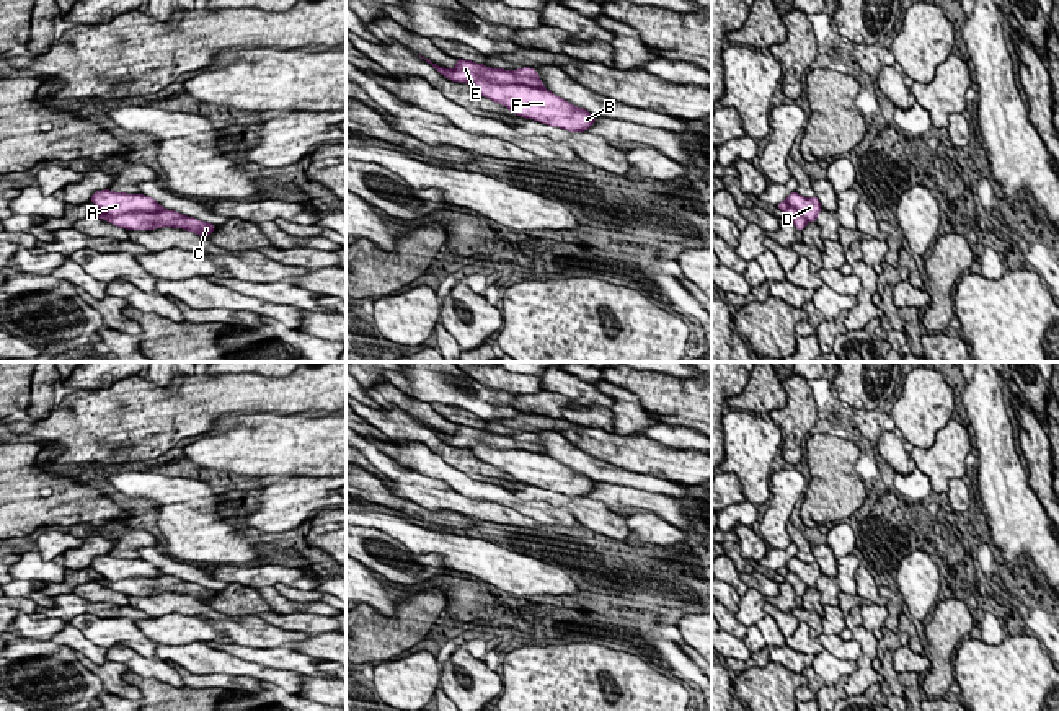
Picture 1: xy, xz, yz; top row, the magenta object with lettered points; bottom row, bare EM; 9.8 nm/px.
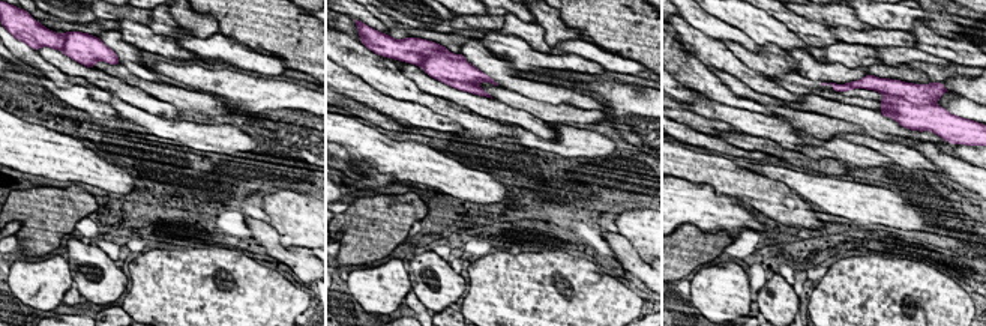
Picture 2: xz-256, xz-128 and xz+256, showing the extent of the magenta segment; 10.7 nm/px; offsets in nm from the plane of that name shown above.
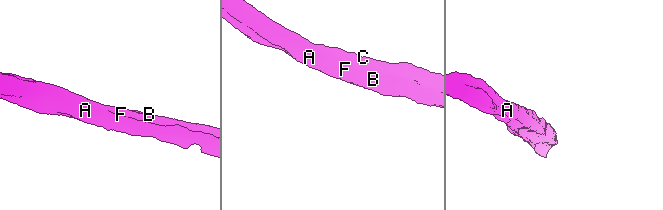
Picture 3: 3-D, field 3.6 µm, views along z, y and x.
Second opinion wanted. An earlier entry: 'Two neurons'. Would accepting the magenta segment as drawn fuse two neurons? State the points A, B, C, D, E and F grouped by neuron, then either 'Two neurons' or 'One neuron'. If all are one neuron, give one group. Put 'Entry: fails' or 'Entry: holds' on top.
Entry: holds
Groups: A B D F / C E. Two neurons

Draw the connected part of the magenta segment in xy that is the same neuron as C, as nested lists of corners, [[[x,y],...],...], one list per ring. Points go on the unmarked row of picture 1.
[[[166,574],[160,577],[129,577],[121,581],[101,579],[96,582],[127,595],[153,595],[160,592],[184,594],[206,605],[217,592]]]

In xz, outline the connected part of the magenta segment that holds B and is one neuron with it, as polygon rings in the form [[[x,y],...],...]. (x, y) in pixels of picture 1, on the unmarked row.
[[[483,444],[470,448],[485,463],[504,470],[517,481],[566,494],[586,497],[596,486],[589,476],[573,471],[552,457],[527,450],[494,450]]]

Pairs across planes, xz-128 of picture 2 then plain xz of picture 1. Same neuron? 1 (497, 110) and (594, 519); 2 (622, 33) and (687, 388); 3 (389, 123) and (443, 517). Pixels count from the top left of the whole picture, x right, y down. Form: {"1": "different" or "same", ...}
{"1": "same", "2": "same", "3": "same"}

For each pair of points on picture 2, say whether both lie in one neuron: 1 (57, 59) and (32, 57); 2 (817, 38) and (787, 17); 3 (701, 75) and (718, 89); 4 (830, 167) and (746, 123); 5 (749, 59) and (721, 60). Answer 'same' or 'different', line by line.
1: different
2: same
3: same
4: different
5: different

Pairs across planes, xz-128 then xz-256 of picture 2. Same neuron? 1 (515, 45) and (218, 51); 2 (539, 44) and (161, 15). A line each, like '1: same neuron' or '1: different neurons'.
1: different neurons
2: same neuron

